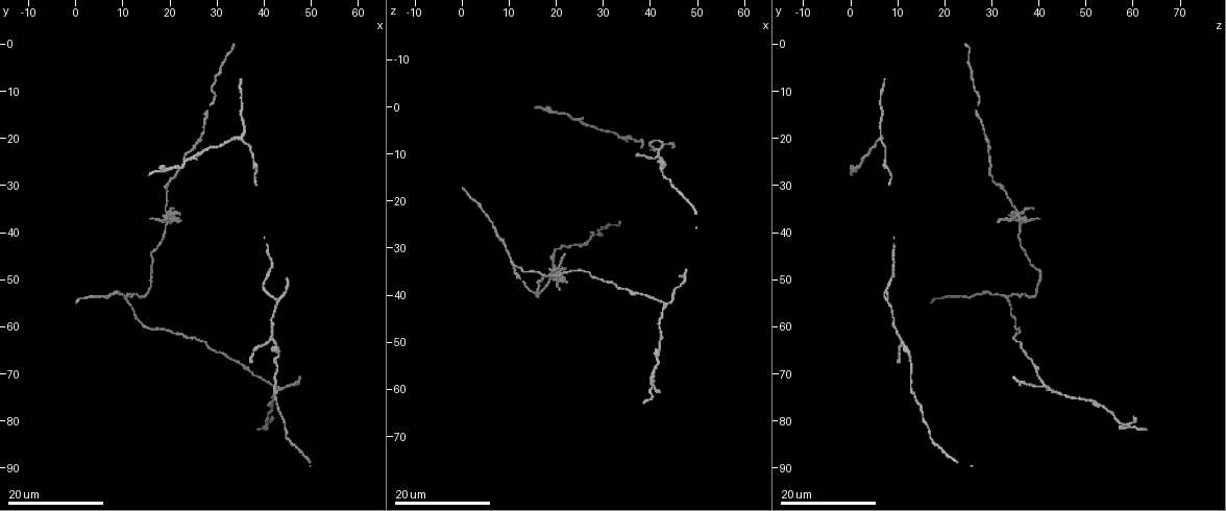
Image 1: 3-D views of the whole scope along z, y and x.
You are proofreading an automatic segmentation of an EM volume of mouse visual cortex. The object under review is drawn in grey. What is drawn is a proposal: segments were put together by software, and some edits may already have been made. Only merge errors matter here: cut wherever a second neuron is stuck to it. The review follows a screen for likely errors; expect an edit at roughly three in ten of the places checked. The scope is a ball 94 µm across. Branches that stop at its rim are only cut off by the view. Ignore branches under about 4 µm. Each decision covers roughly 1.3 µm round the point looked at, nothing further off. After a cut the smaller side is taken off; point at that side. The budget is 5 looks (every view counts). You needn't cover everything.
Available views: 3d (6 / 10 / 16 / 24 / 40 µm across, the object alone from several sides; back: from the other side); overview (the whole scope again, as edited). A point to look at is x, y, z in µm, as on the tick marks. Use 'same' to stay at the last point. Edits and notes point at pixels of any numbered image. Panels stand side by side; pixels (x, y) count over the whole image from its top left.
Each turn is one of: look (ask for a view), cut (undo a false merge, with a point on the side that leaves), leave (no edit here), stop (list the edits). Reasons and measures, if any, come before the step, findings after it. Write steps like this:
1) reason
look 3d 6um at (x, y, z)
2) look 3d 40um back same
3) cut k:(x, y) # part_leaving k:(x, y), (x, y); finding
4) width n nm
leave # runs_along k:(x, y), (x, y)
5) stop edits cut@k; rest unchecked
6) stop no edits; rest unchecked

branch point
look 3d 24um at (34.5, 20.5, 6.5)

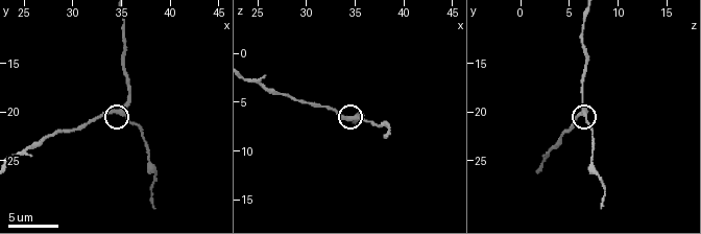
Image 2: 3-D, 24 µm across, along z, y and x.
closer look
look 3d 6um at (34.8, 20.0, 6.4)

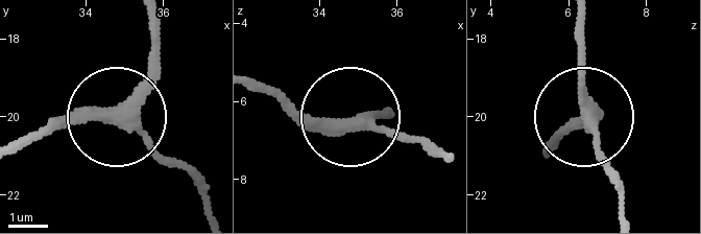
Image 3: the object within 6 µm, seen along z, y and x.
side_arm 12 um
leave # continuous, no second neuron

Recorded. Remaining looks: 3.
side arm on a straight run
look 3d 24um at (43.5, 73.0, 42.0)

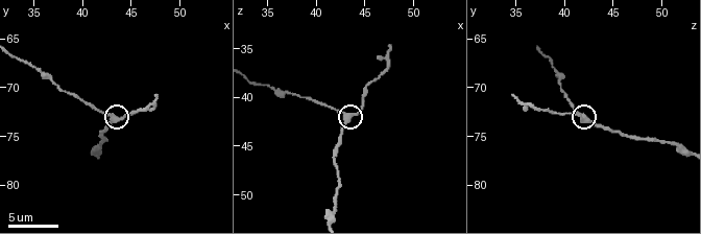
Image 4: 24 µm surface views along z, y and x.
look 3d 6um at (43.2, 73.6, 42.0)

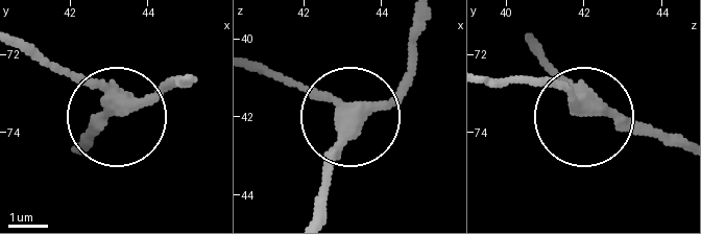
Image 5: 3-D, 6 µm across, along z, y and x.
cut 5:(410, 84) # part_leaving 5:(358, 110), (321, 215); a second neuron is stuck on

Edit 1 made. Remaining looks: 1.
stop edits cut@5; rest unchecked

